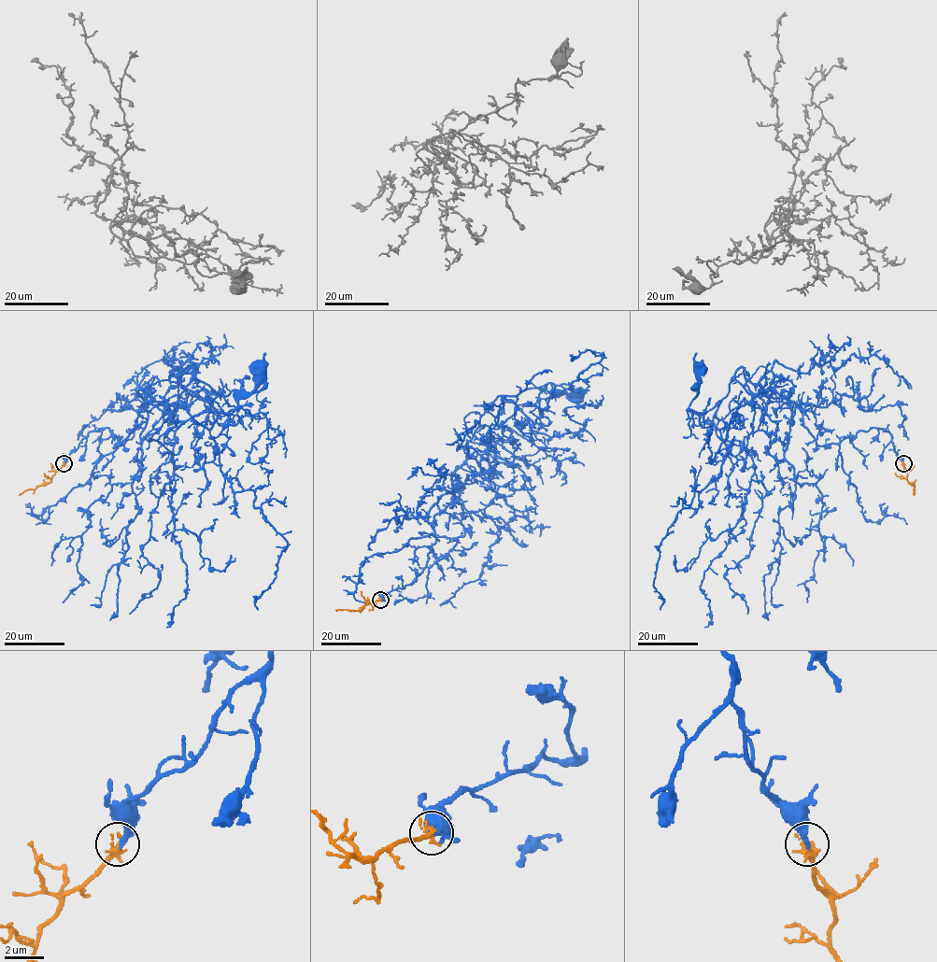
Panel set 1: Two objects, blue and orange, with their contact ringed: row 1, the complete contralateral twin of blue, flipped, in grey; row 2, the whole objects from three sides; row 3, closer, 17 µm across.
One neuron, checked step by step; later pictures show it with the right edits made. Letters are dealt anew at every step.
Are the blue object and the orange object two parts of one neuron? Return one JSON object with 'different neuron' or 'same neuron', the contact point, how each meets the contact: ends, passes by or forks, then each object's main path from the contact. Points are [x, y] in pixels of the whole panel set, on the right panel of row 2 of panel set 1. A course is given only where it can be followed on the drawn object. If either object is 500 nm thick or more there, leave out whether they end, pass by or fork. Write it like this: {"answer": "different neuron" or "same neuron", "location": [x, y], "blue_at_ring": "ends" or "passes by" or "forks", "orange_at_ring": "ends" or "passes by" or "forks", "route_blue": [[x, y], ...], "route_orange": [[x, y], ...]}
{"answer": "same neuron", "location": [903, 463], "blue_at_ring": "ends", "orange_at_ring": "ends", "route_blue": [[903, 463], [890, 434], [878, 428], [817, 445], [799, 405], [772, 389], [704, 427], [687, 409], [700, 368]], "route_orange": [[903, 463], [907, 481], [914, 486], [914, 495]]}

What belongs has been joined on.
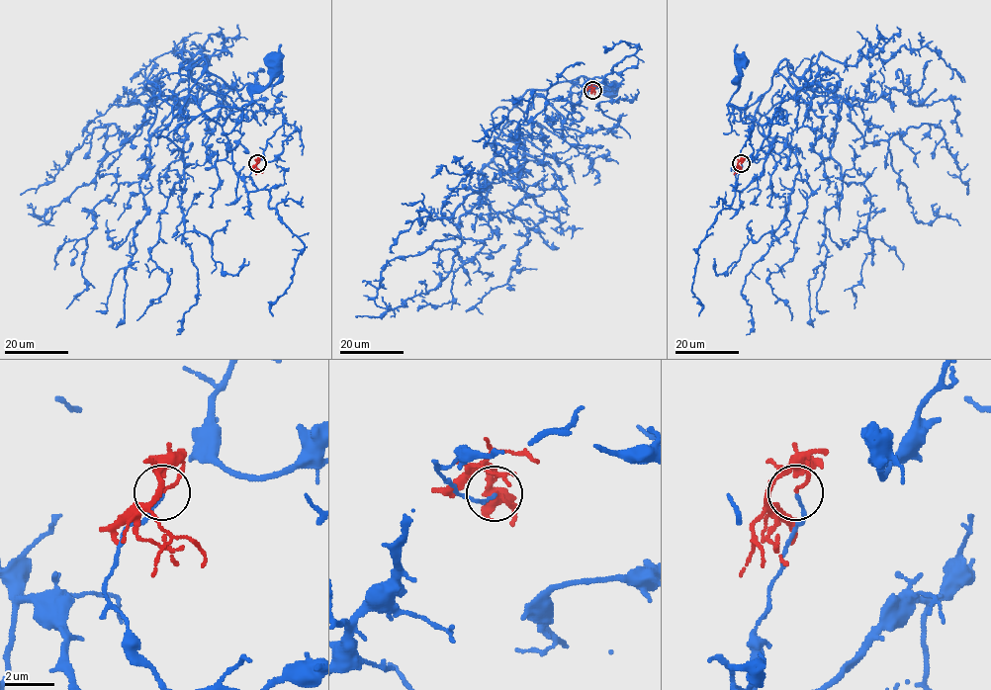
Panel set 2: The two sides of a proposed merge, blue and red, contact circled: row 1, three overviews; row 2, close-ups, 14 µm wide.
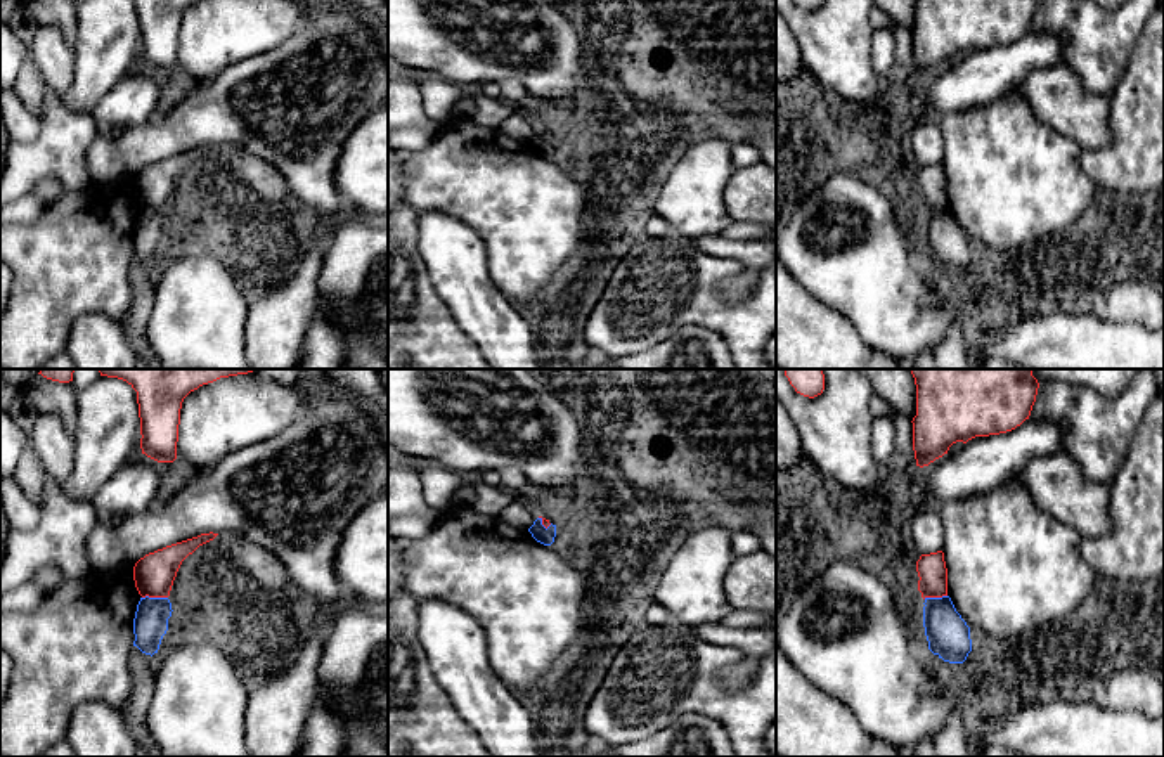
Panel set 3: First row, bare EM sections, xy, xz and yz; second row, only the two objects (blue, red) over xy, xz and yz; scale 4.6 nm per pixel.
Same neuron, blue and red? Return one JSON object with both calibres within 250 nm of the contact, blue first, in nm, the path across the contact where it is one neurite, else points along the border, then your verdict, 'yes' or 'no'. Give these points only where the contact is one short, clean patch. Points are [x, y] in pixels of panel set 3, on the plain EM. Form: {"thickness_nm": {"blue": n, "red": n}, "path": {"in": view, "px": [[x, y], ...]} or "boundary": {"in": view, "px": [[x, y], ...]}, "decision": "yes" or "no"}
{"thickness_nm": {"blue": 160, "red": 190}, "boundary": {"in": "xy", "px": [[167, 208], [142, 210]]}, "decision": "no"}

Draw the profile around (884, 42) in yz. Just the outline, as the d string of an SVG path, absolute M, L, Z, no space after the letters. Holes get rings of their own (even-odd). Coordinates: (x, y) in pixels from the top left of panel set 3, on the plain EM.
M892 29L873 33L871 64L878 76L887 76L896 61L896 36Z

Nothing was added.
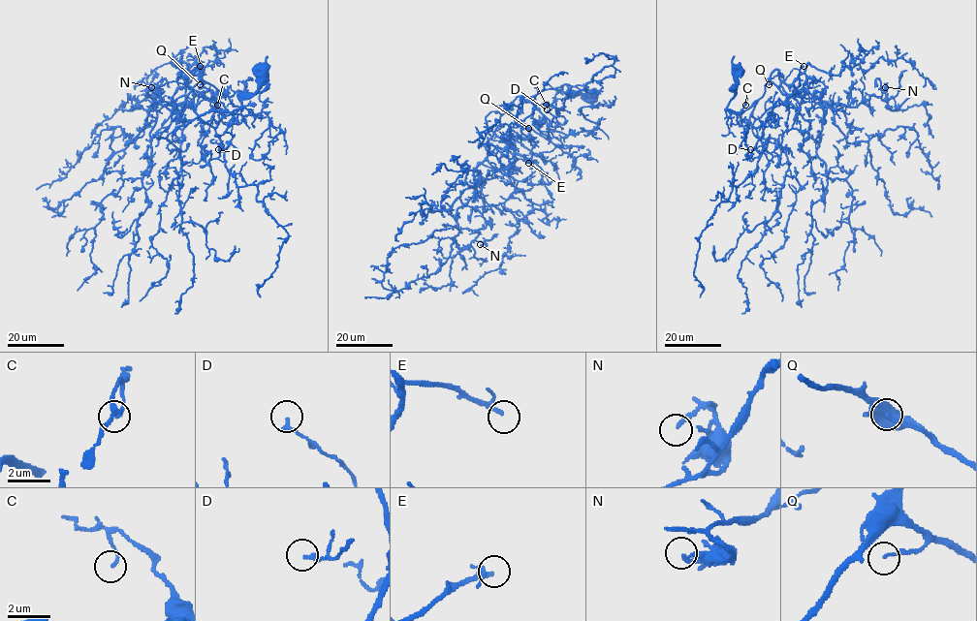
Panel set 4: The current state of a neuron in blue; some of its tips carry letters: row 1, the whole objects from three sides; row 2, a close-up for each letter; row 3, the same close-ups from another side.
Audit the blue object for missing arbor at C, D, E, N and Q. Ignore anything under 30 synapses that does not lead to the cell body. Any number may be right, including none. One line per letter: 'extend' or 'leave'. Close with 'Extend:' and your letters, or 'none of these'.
C: leave
D: leave
E: extend
N: leave
Q: leave
Extend: E

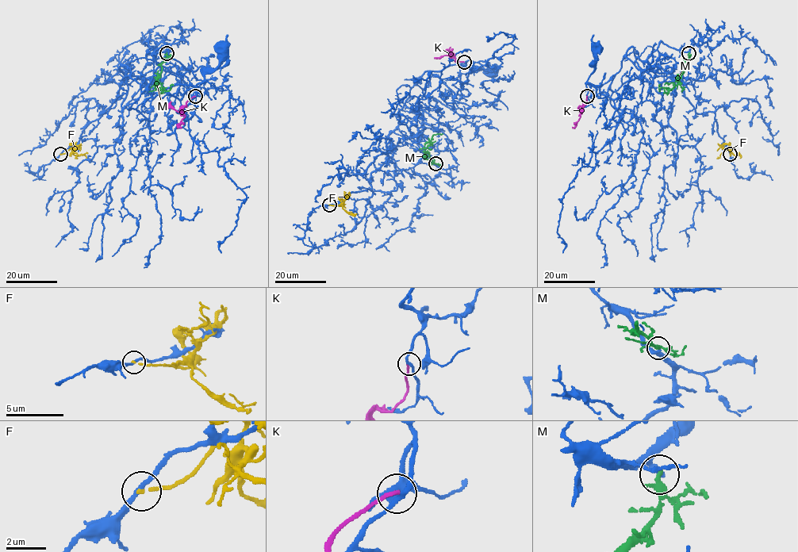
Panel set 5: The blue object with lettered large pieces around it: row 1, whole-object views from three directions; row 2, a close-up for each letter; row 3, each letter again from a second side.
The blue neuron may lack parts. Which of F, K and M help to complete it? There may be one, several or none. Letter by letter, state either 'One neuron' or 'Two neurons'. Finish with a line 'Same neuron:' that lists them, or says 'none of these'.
F: Two neurons
K: Two neurons
M: Two neurons
Same neuron: none of these

